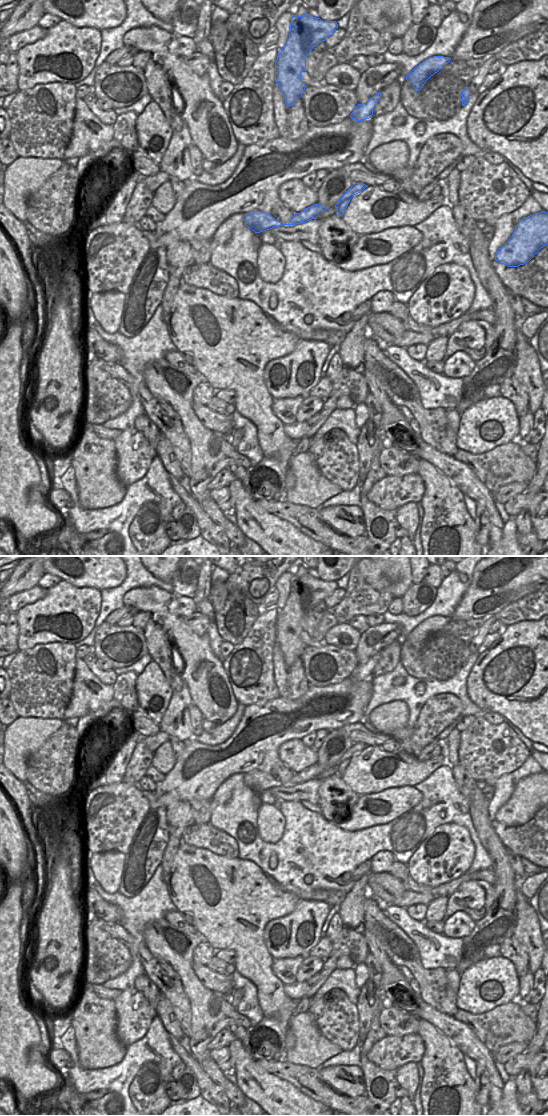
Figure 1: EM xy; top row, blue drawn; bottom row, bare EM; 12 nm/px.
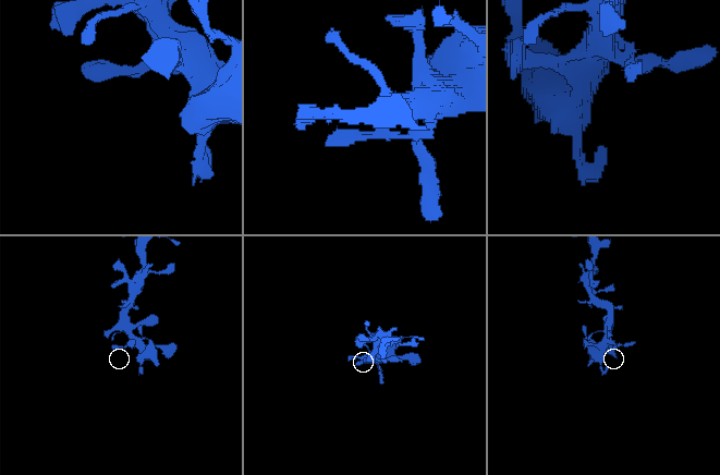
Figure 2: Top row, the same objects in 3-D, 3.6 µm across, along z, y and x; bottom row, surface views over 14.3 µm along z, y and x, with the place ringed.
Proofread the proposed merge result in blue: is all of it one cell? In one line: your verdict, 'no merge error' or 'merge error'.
no merge error

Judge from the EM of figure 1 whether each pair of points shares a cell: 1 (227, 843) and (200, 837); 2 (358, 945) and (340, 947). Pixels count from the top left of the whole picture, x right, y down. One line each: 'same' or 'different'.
1: same
2: same

